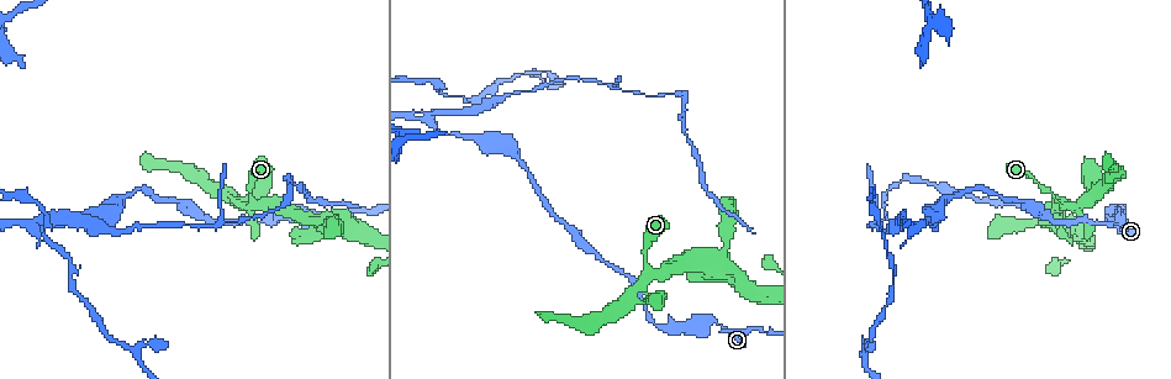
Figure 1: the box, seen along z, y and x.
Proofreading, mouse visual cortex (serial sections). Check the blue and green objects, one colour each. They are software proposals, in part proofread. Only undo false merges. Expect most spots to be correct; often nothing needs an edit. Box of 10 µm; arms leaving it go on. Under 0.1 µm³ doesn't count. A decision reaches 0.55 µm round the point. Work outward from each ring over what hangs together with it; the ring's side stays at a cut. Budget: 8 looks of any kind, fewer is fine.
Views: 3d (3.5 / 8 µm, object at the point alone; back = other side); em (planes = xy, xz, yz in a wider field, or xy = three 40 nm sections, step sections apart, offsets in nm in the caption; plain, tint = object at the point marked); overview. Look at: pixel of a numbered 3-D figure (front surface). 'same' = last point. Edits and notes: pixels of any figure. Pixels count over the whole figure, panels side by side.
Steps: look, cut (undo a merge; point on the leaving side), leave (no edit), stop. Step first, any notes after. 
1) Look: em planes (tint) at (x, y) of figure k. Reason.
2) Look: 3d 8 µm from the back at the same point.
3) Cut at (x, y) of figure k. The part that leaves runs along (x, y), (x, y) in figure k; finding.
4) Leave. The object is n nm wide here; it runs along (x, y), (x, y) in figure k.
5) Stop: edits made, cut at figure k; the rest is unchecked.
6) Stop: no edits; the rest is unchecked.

Look: em xy step 3 (tint) at (304, 208) of figure 1. A fork.

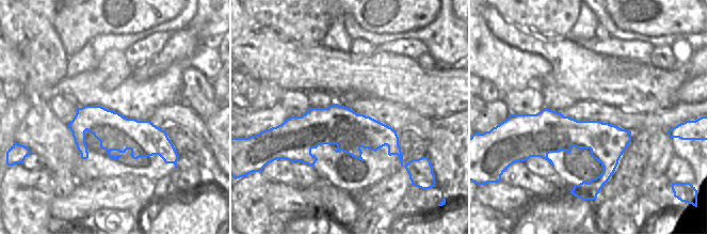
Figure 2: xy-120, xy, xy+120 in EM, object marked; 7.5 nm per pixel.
Look: 3d 3.5 µm at the same point. Wider look.

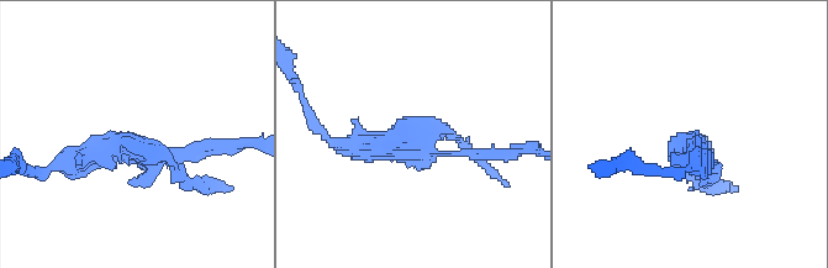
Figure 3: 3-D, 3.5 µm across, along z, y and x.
Cut at (212, 151) of figure 3. The part that leaves runs along (175, 154), (225, 143), (256, 143) in figure 3; two cells meet here.

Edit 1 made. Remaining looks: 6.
Look: 3d 3.5 µm at (631, 301) of figure 1. Branch point.

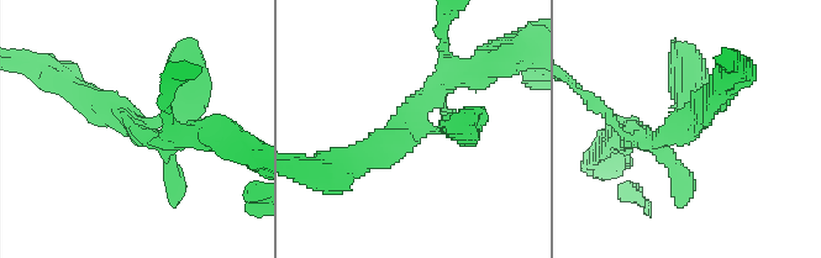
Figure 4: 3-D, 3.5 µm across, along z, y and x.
Look: em xy step 2 (tint) at (137, 130) of figure 4.

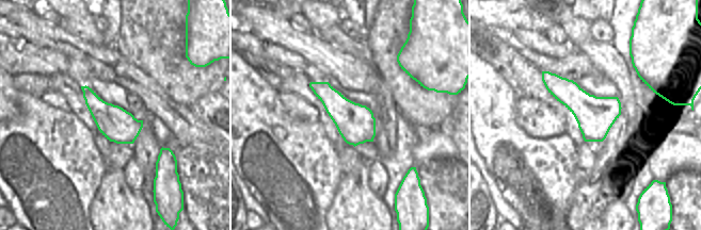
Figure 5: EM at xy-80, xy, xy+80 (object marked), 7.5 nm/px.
Look: em planes (tint) at the same point. Cut it another way.

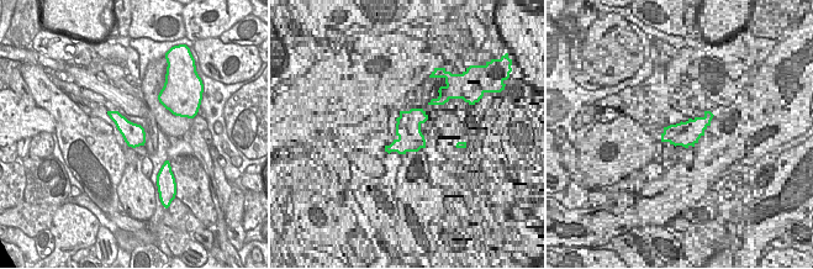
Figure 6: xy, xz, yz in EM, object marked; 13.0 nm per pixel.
Leave. It runs along (452, 63), (406, 133), (353, 158) in figure 4; continuous, no second cell.

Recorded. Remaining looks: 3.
Look: 3d 3.5 µm at (1045, 227) of figure 1.

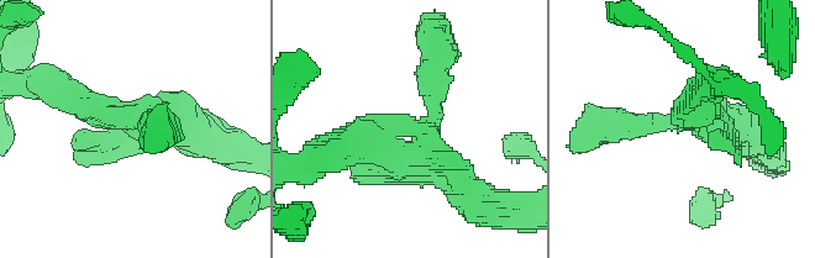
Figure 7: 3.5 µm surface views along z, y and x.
Look: em planes (tint) at (417, 131) of figure 7. 3 arms meet here; the arms are 350, 350, 350 nm wide; need the tissue.

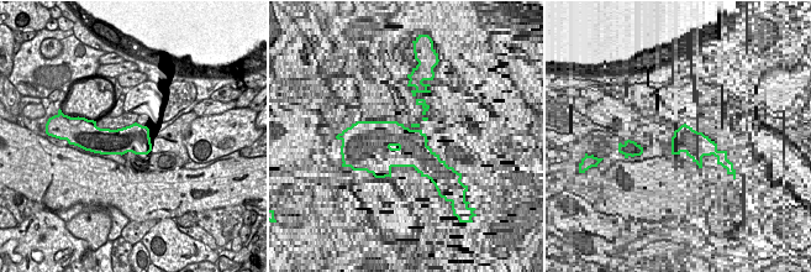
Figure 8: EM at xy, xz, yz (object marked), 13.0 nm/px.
Leave. The object is 360 nm wide here; it runs along (345, 146), (409, 124), (466, 190) in figure 7; one cell here.

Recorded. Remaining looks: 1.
Stop: edits made, cut at figure 3; the rest is unchecked.

